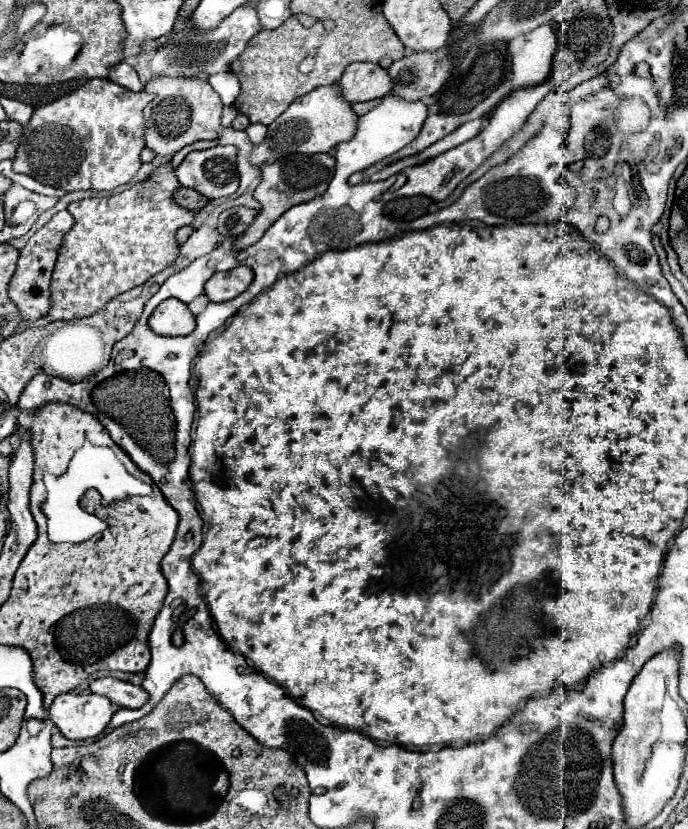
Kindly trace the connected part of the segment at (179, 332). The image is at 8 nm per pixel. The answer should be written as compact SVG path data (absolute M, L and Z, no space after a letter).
M167 298L155 308L149 326L161 336L187 336L195 330L195 316L181 300Z

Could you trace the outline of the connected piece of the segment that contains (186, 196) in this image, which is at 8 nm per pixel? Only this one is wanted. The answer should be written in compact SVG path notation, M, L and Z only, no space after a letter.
M179 186L179 190L175 190L175 202L189 210L201 210L207 204L207 198L203 198L199 192L195 192L191 188Z

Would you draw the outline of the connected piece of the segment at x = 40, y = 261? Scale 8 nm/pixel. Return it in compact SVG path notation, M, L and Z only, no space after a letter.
M67 210L55 214L51 218L51 222L47 222L41 230L37 230L29 242L25 244L25 248L21 248L19 260L17 260L17 270L9 282L9 298L15 302L23 324L33 324L39 318L43 318L49 308L51 308L51 294L49 294L49 286L51 286L51 274L59 256L59 248L63 242L63 236L75 226L75 218L69 216Z

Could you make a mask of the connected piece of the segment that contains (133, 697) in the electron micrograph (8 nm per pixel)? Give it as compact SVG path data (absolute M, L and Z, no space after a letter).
M105 676L97 678L89 684L89 690L101 696L107 696L113 704L123 708L141 708L147 702L147 692L143 686L135 686L131 682L121 682L117 678Z

